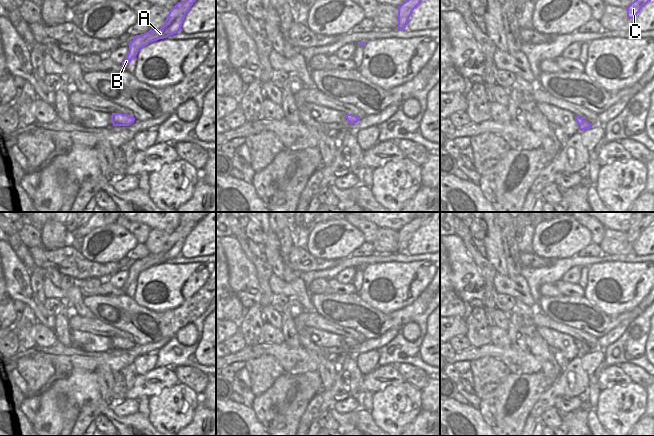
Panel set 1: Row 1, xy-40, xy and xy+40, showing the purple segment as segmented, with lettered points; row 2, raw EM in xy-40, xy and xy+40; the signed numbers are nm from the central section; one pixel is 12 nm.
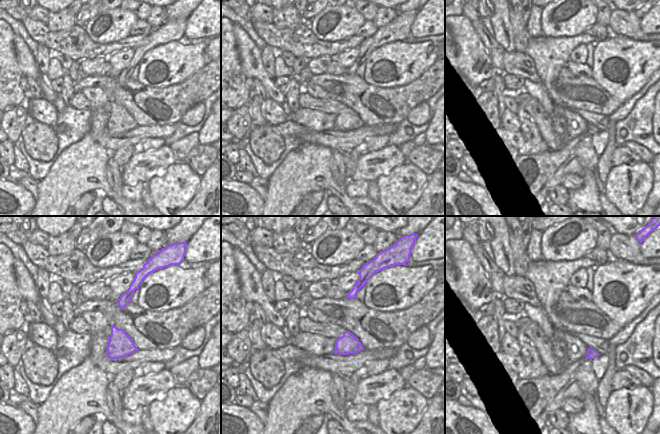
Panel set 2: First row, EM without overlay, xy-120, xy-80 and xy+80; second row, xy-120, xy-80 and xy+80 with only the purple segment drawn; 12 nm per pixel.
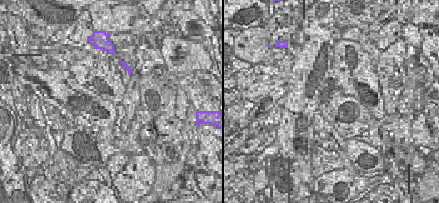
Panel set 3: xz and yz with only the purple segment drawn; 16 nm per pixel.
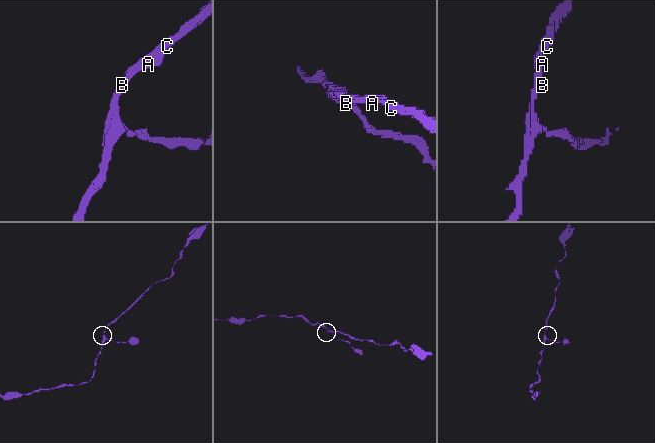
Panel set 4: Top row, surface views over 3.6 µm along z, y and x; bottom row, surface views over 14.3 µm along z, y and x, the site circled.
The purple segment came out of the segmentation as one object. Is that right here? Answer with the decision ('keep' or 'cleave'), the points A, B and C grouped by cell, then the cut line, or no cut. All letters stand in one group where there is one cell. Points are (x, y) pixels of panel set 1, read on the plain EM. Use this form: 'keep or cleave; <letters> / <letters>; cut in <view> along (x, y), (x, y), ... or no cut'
keep; A B C; no cut

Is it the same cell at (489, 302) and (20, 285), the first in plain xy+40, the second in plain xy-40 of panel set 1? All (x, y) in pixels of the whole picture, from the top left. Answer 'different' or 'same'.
different

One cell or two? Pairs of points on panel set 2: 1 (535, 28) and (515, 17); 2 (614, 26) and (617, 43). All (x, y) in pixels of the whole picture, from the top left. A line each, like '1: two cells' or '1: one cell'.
1: two cells
2: two cells

